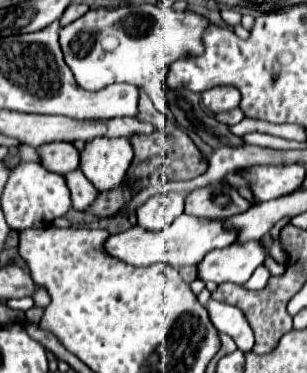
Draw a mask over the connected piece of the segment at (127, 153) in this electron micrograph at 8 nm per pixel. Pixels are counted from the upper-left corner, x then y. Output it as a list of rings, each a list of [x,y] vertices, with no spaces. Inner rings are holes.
[[[92,138],[80,150],[80,170],[98,190],[118,186],[134,158],[128,138]]]

